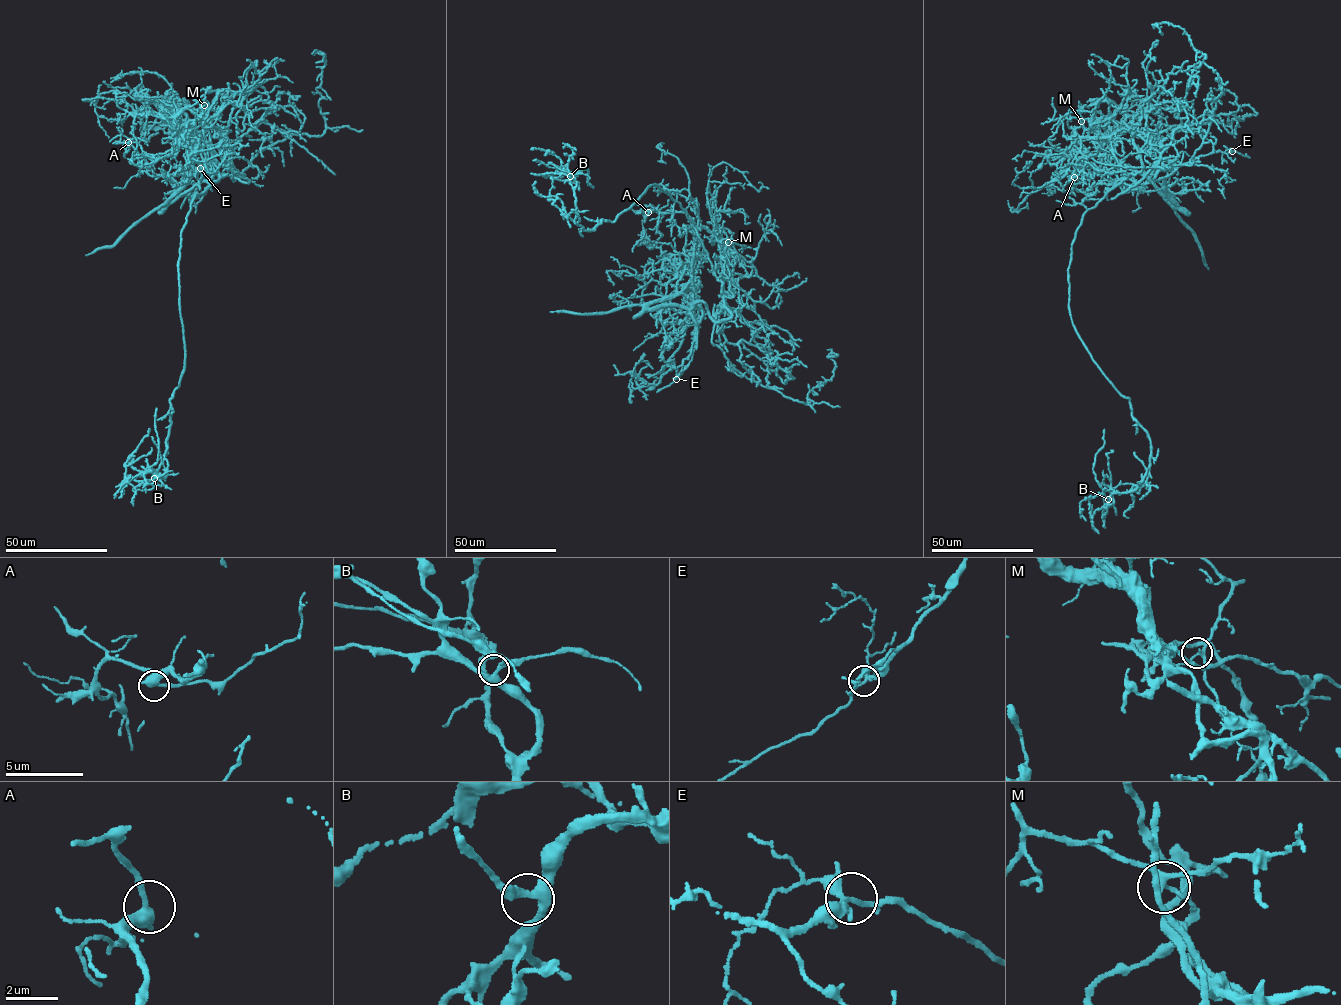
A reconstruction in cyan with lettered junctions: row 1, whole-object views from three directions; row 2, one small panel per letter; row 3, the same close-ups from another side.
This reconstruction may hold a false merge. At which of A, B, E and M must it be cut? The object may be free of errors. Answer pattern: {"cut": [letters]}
{"cut": ["M"]}

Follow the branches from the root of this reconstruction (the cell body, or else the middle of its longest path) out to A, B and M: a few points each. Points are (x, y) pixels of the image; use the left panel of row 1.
A: (192, 202), (219, 176), (207, 124), (185, 109), (174, 117), (179, 136), (177, 150), (140, 157), (128, 142)
B: (192, 202), (181, 233), (178, 260), (184, 370), (170, 401), (166, 476), (154, 478)
M: (192, 202), (196, 194), (205, 191), (219, 176), (209, 129), (197, 113), (204, 105)

